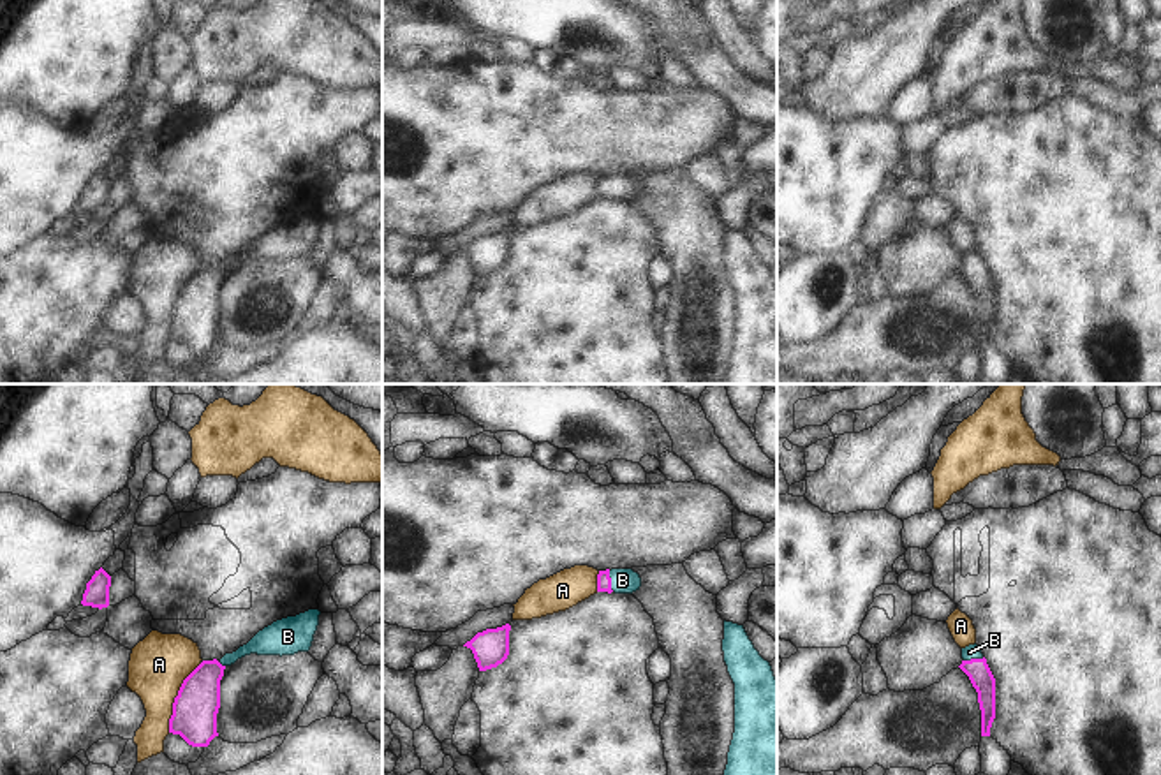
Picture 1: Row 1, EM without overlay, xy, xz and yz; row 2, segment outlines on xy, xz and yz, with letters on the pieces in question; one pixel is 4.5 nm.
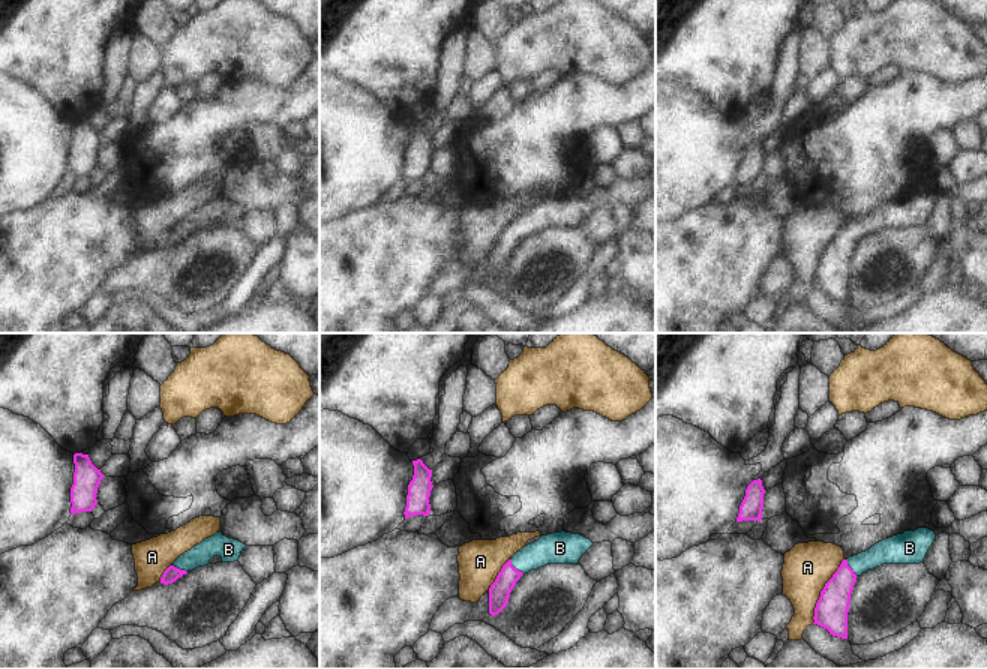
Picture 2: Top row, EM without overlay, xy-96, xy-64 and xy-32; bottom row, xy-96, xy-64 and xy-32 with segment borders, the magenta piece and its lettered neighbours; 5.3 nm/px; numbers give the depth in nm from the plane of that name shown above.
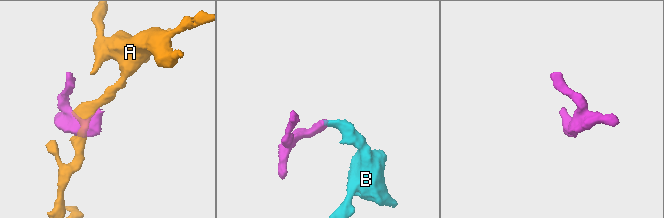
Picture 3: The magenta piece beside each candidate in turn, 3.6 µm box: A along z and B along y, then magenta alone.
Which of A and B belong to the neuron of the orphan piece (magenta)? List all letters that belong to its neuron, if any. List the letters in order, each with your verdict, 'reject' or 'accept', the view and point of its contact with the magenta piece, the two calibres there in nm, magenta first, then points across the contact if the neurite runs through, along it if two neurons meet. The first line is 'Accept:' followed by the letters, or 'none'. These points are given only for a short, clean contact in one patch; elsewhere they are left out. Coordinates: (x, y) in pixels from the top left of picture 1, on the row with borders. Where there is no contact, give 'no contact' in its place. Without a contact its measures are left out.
Accept: B
A: reject; contact xy (175, 698); calibres 200 and 260 nm
B: accept; contact xz (610, 582); calibres 60 and 110 nm; way xz (603, 578), (610, 582), (622, 580)

